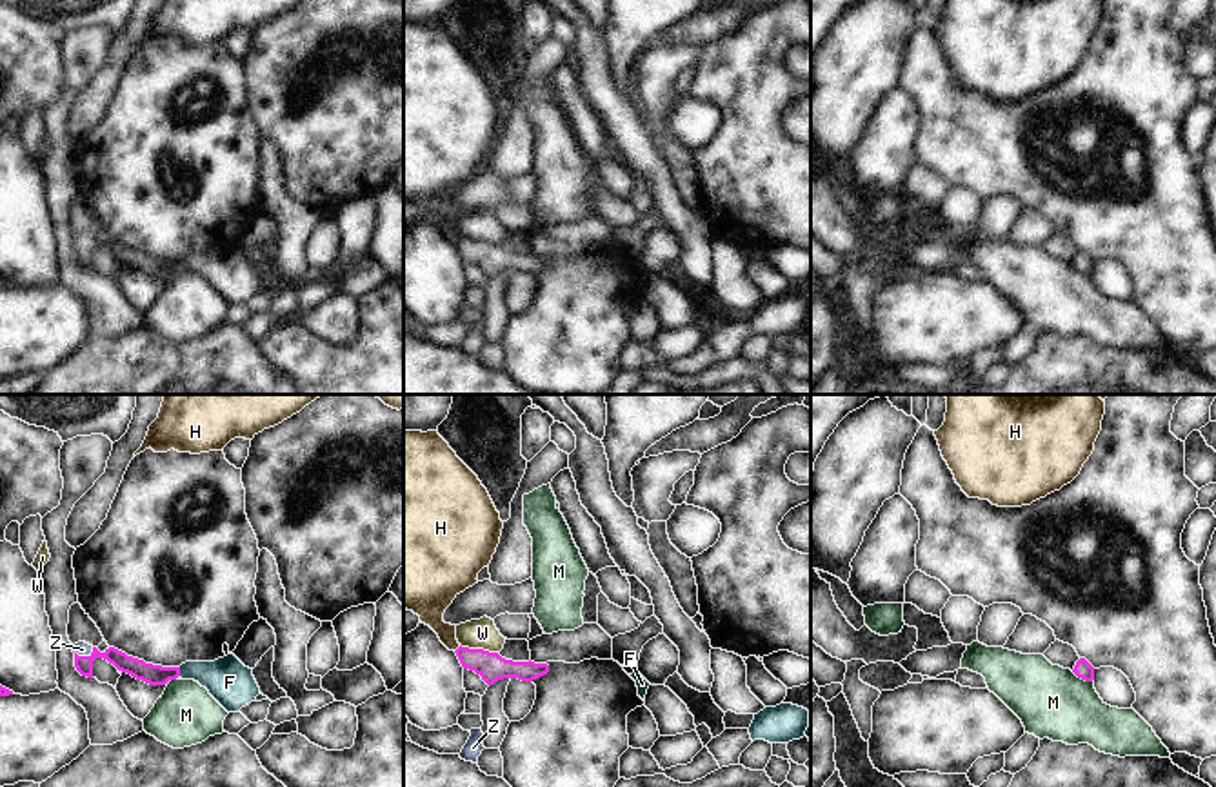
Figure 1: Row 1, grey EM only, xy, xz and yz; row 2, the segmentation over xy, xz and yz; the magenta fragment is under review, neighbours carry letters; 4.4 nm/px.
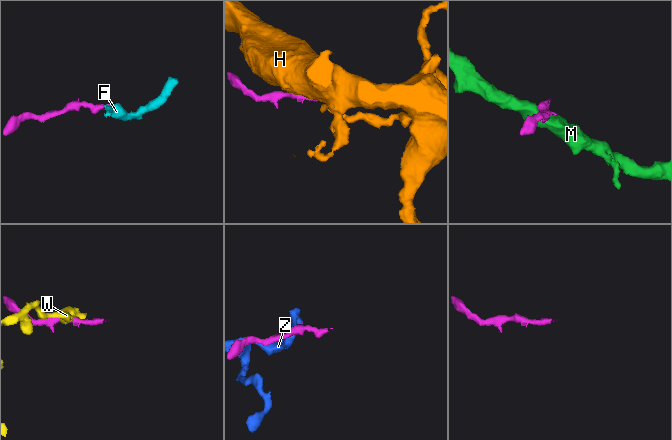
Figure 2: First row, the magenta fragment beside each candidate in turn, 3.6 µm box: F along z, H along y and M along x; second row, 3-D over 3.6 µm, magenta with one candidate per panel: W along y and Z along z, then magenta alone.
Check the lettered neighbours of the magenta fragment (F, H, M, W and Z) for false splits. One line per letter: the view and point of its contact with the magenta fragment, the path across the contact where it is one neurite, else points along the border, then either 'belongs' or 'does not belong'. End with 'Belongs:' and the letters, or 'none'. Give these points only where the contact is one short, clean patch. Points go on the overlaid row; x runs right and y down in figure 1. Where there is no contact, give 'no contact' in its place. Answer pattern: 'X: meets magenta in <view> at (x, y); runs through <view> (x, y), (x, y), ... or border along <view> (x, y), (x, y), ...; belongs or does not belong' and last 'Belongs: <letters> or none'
F: meets magenta in xy at (179, 671); runs through xy (155, 675), (179, 671), (202, 671), (229, 682); belongs
H: meets magenta in xz at (457, 649); border along xz (460, 646), (455, 651); does not belong
M: meets magenta in yz at (1082, 678); border along yz (1071, 671), (1091, 682); does not belong
W: meets magenta in xz at (478, 649); border along xz (460, 644), (497, 653); does not belong
Z: meets magenta in xy at (82, 657); runs through xy (137, 667), (111, 655), (82, 657), (82, 649); belongs
Belongs: F, Z

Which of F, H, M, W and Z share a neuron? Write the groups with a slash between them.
F Z / H / M / W

